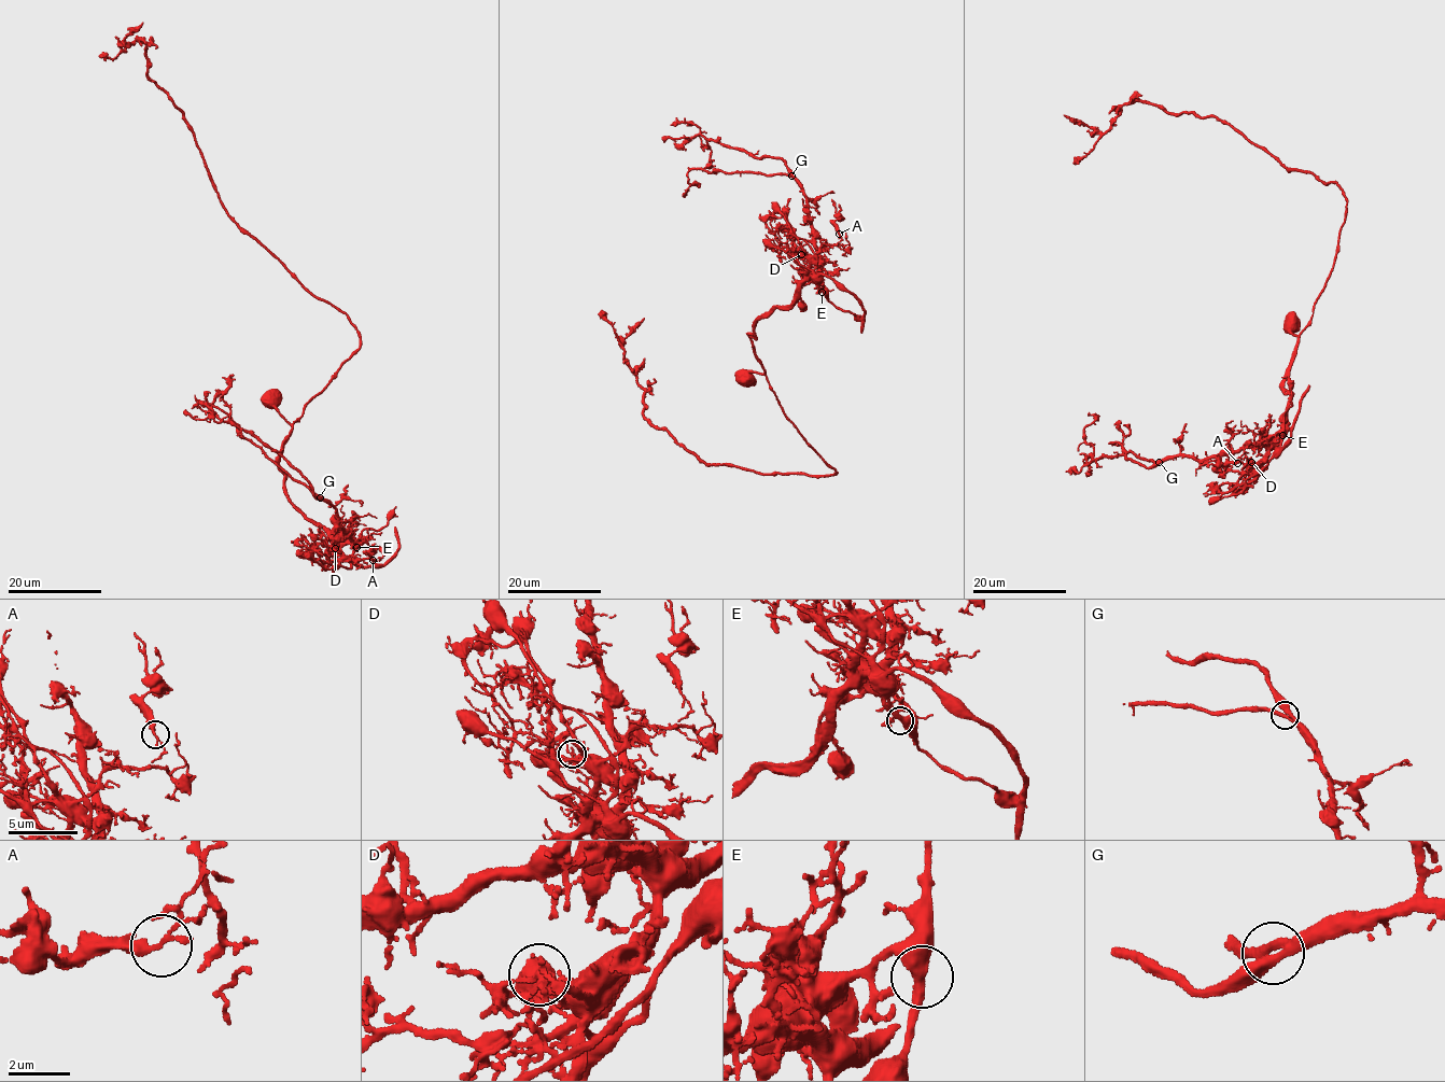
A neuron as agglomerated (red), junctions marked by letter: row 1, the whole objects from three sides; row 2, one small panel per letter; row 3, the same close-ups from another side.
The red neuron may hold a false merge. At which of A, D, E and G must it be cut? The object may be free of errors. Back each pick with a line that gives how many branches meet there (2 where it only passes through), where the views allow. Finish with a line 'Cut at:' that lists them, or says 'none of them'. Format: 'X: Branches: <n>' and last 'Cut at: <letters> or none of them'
D: Branches: 2
Cut at: D

